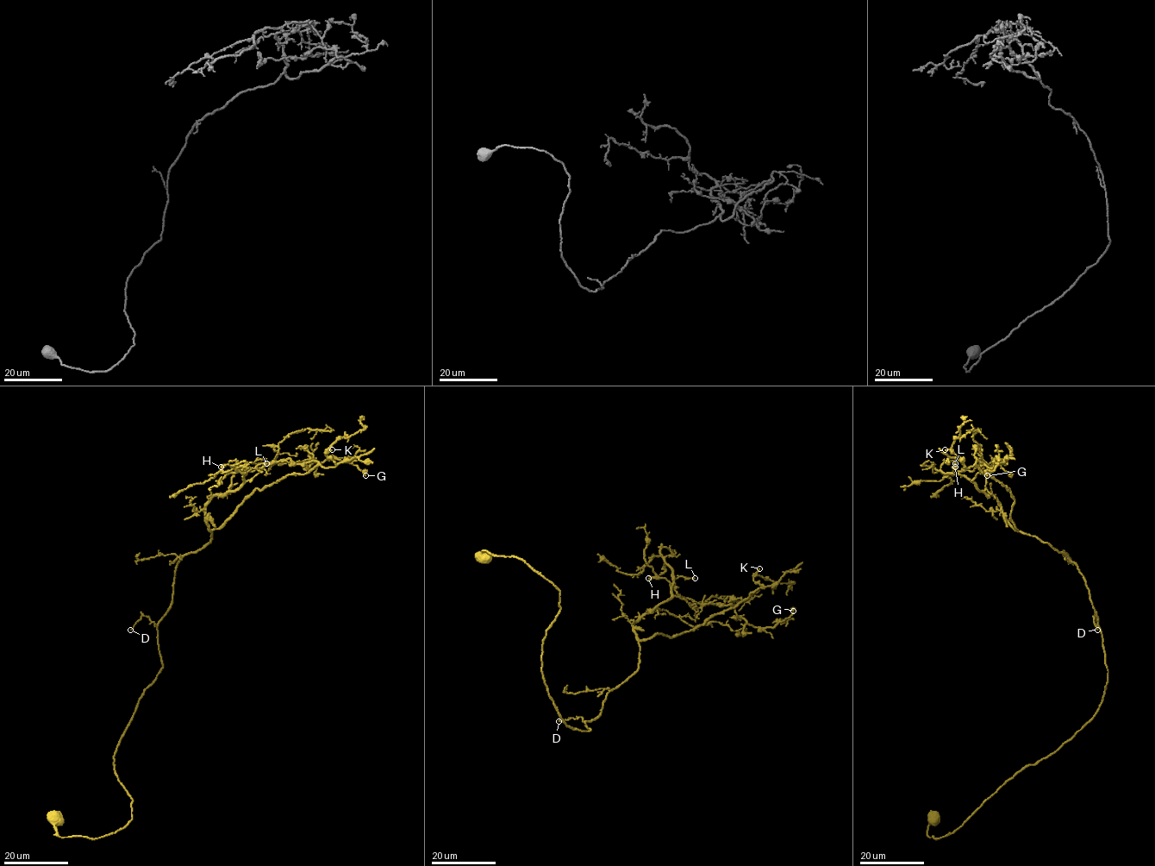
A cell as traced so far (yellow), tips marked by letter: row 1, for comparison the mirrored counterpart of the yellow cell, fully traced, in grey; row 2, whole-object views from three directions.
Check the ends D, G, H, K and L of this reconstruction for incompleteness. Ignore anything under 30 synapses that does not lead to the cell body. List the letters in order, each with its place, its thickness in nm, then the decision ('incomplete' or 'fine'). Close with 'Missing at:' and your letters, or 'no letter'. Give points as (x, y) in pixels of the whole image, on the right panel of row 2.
D: place (1097, 630); calibre 130 nm; fine
G: place (987, 475); calibre 300 nm; fine
H: place (955, 467); calibre 100 nm; fine
K: place (945, 449); calibre 140 nm; fine
L: place (955, 463); calibre 160 nm; fine
Missing at: no letter

